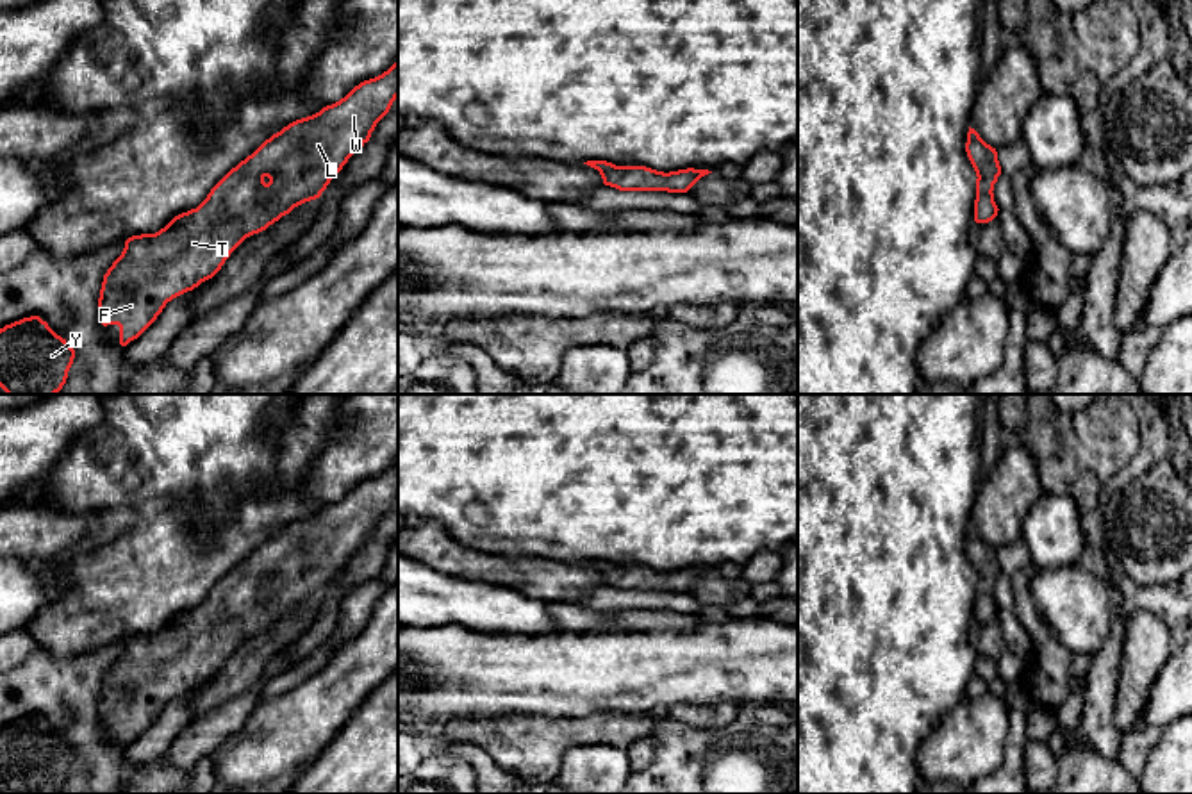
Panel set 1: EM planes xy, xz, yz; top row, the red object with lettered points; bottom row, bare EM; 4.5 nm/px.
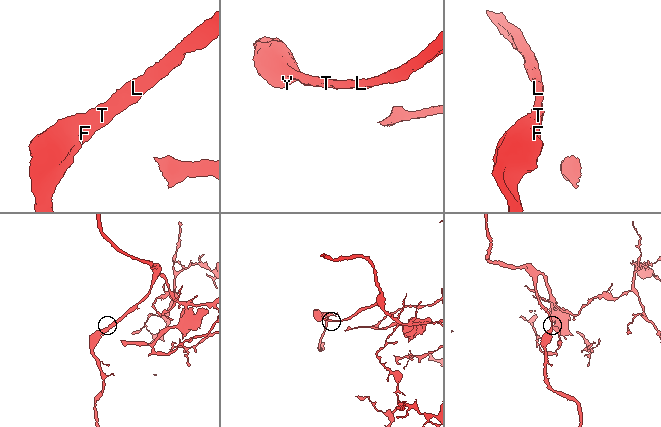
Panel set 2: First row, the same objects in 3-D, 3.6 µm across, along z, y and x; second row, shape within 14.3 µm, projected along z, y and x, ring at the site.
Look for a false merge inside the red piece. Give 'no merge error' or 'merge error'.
no merge error

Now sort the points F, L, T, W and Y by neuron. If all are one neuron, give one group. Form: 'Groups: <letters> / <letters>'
Groups: F L T W Y

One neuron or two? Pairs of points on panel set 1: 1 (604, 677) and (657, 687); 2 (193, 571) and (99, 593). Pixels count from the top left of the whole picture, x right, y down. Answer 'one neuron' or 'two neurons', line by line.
1: one neuron
2: one neuron

